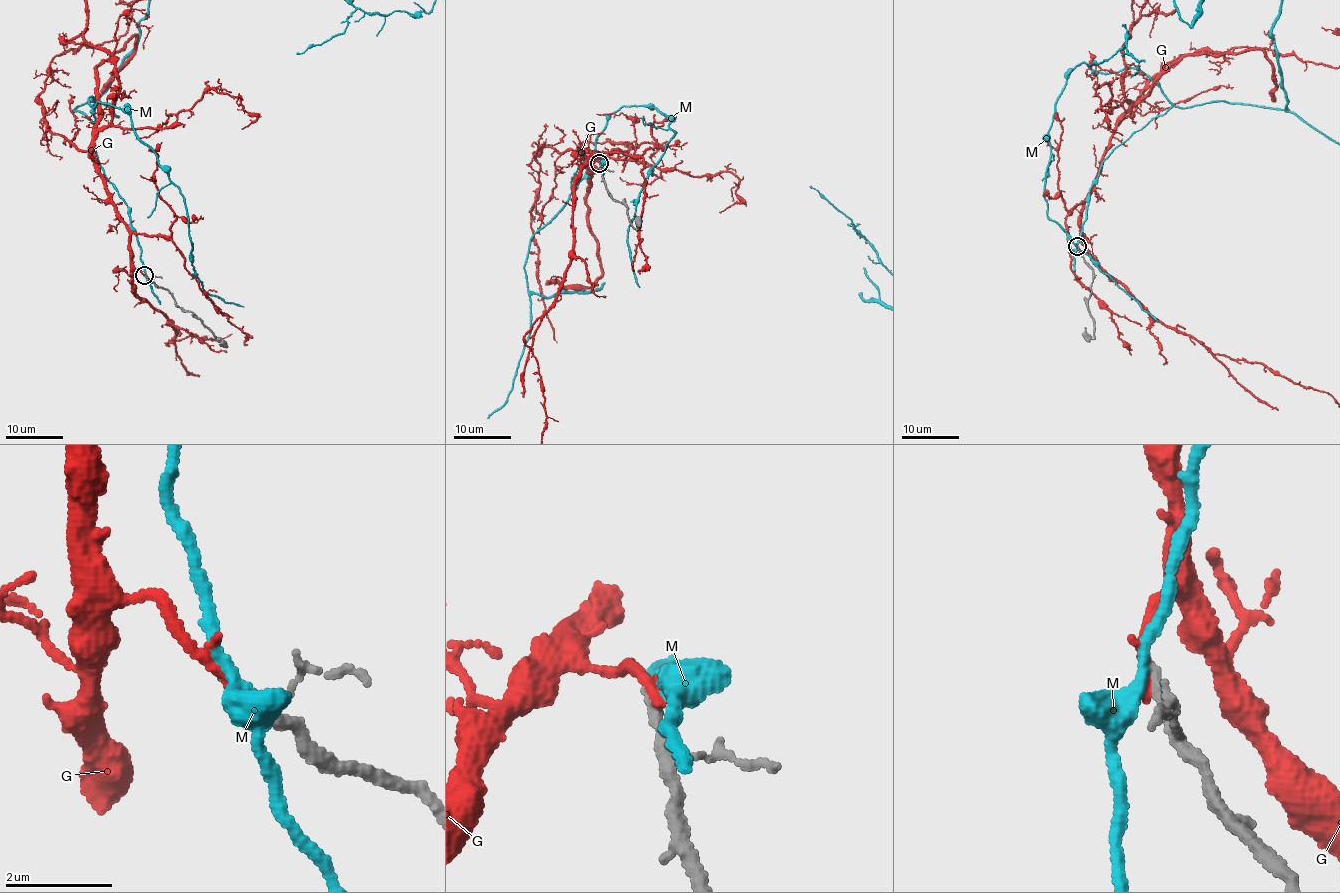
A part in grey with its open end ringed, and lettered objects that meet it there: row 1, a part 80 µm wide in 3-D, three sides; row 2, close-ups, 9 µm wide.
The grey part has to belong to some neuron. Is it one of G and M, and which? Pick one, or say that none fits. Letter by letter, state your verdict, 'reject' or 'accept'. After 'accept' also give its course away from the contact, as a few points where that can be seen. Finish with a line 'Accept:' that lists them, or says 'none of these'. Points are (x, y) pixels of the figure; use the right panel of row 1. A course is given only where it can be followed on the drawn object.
G: reject
M: reject
Accept: none of these

